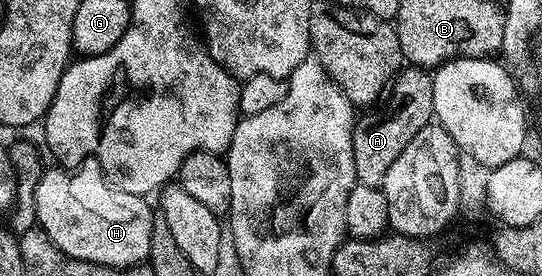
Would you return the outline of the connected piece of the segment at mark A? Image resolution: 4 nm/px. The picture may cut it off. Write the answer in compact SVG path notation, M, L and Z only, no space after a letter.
M423 68L400 70L395 81L391 83L382 105L374 112L360 113L356 117L355 126L351 129L356 183L360 186L382 187L393 160L397 160L397 156L405 152L405 144L409 144L409 140L413 140L413 136L417 136L421 128L428 126L434 116L431 74Z

